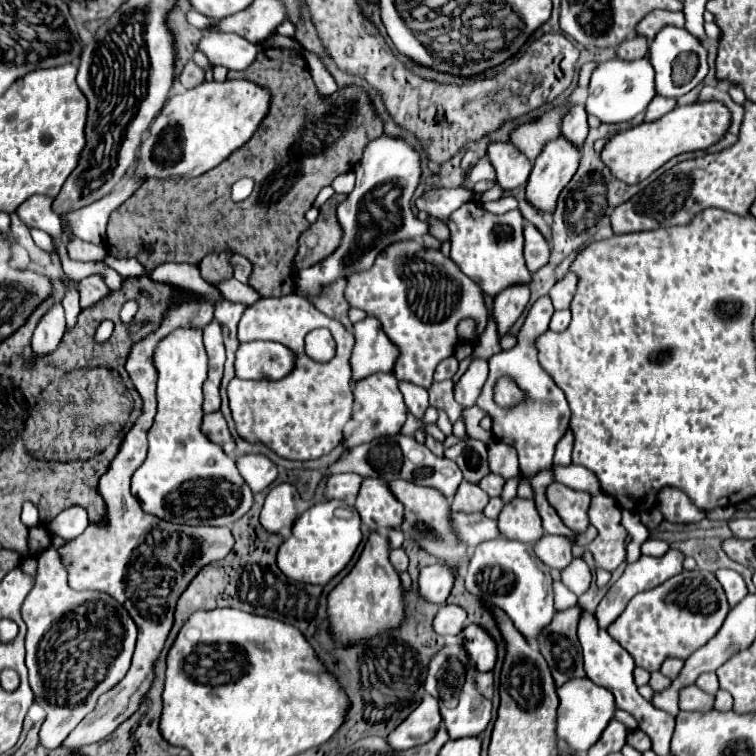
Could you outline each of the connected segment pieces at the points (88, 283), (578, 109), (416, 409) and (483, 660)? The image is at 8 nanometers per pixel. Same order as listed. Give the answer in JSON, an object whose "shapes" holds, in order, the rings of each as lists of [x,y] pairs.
{"shapes":[[[[89,275],[83,281],[79,281],[79,295],[81,295],[81,309],[91,309],[97,301],[107,297],[111,289],[105,285],[101,275]]],[[[573,105],[565,113],[563,123],[561,123],[561,131],[577,147],[583,145],[583,141],[587,137],[587,111],[585,111],[585,105]]],[[[407,381],[399,383],[399,389],[405,397],[405,403],[409,407],[409,413],[413,413],[417,419],[423,419],[427,407],[429,407],[429,397],[427,397],[427,389],[417,387],[417,385],[409,385]]],[[[479,625],[465,627],[465,641],[463,647],[471,655],[475,667],[479,671],[491,671],[497,661],[497,643],[495,639]]]]}

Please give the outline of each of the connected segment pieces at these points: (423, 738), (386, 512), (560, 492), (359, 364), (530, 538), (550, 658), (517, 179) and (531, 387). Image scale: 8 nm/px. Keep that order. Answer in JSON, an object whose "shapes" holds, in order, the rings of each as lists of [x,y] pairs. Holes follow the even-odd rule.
{"shapes":[[[[425,695],[421,705],[387,737],[387,743],[393,749],[409,749],[423,745],[435,737],[441,725],[439,705],[437,699],[431,695]]],[[[365,479],[357,497],[357,511],[361,515],[361,521],[371,529],[387,527],[387,529],[399,529],[403,523],[404,507],[385,487],[375,487],[375,481],[379,479]]],[[[551,483],[547,487],[547,501],[559,513],[559,517],[563,519],[563,523],[577,531],[583,533],[589,525],[589,517],[587,517],[587,507],[591,501],[591,495],[587,493],[577,493],[569,487],[565,487],[563,483]]],[[[367,317],[365,321],[355,323],[353,331],[355,331],[355,349],[351,357],[353,383],[373,373],[391,373],[395,357],[399,357],[399,349],[395,349],[391,339],[383,333],[379,321],[375,317]]],[[[519,497],[503,507],[499,515],[499,531],[507,539],[517,539],[523,543],[535,543],[545,535],[535,503]]],[[[579,605],[555,613],[551,625],[539,639],[539,649],[551,669],[555,687],[575,677],[585,677],[583,655],[579,653],[579,639],[577,639],[579,613],[581,613]]],[[[491,143],[489,161],[495,167],[497,181],[501,183],[503,189],[515,189],[515,187],[525,185],[531,173],[531,165],[533,165],[511,143]]],[[[541,297],[529,311],[523,329],[519,331],[517,339],[517,347],[513,347],[511,351],[503,351],[499,355],[493,355],[489,359],[489,377],[479,393],[477,405],[487,411],[487,415],[493,419],[493,433],[499,441],[513,445],[519,453],[519,465],[521,465],[521,473],[525,477],[533,477],[537,471],[551,467],[553,463],[553,453],[555,453],[555,445],[559,443],[559,439],[567,433],[569,429],[569,405],[565,401],[565,393],[553,383],[553,379],[543,373],[539,361],[537,361],[537,349],[535,349],[535,341],[539,335],[543,335],[549,329],[549,321],[551,321],[551,313],[555,313],[551,299],[549,297]],[[501,377],[509,377],[511,381],[515,381],[515,385],[525,393],[525,399],[521,401],[521,405],[515,407],[499,407],[493,401],[493,389],[495,383]]]]}

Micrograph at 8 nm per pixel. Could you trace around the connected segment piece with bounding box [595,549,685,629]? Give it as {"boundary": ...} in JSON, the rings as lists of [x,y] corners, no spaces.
{"boundary":[[[669,549],[663,557],[647,557],[647,555],[641,555],[639,561],[627,565],[627,569],[621,575],[621,579],[607,591],[607,595],[601,599],[601,603],[599,603],[599,607],[595,611],[595,617],[599,621],[599,627],[607,629],[623,613],[623,609],[629,603],[629,599],[635,597],[639,591],[649,591],[649,589],[665,583],[667,579],[679,575],[683,571],[683,559],[685,559],[683,553],[679,553],[677,549]]]}

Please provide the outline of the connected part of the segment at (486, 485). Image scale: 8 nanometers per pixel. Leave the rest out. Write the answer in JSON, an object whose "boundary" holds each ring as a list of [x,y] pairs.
{"boundary":[[[489,473],[481,483],[479,487],[489,495],[489,497],[499,497],[501,491],[503,491],[503,485],[505,485],[505,479],[501,475],[495,475],[495,473]]]}

